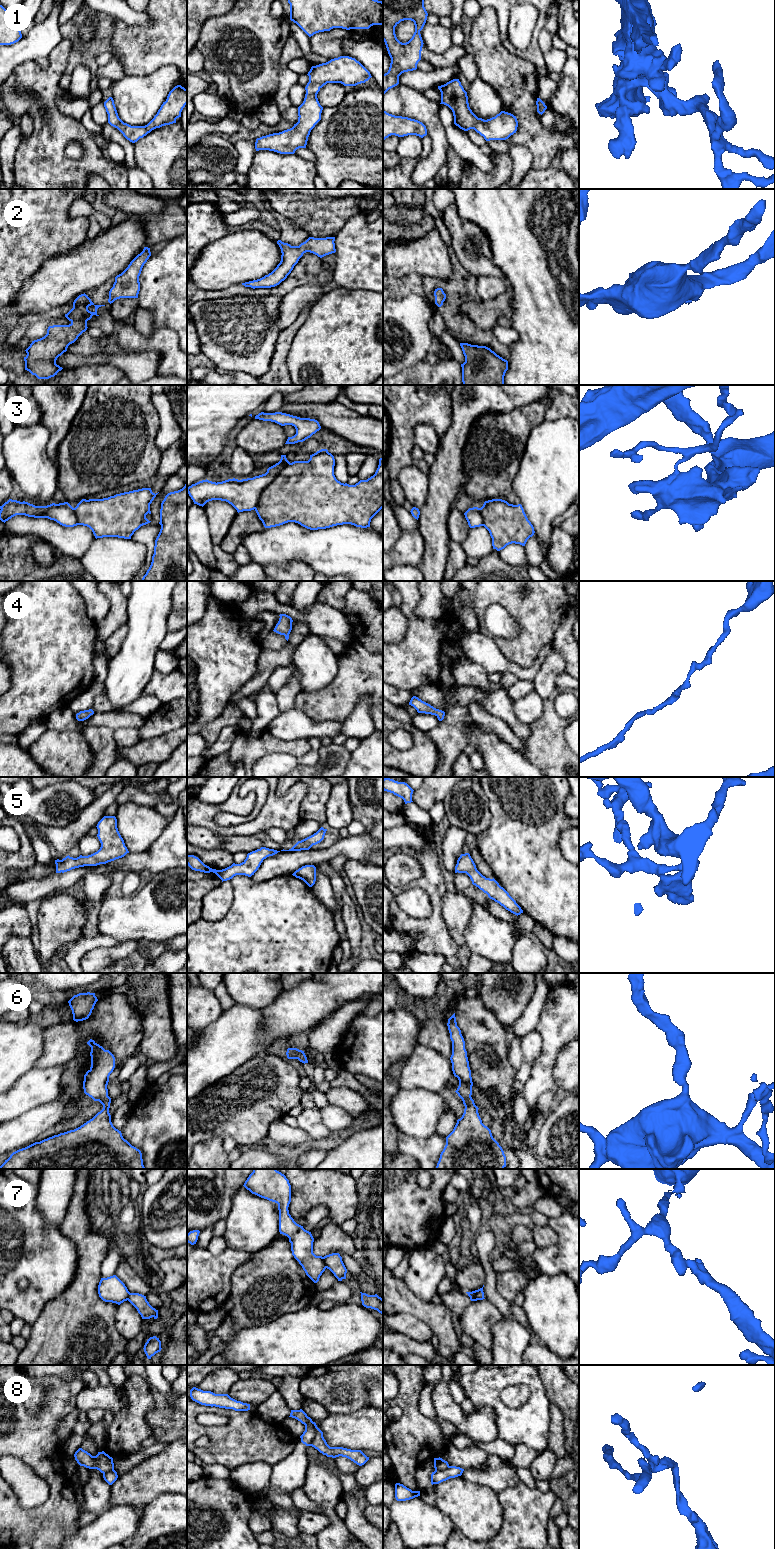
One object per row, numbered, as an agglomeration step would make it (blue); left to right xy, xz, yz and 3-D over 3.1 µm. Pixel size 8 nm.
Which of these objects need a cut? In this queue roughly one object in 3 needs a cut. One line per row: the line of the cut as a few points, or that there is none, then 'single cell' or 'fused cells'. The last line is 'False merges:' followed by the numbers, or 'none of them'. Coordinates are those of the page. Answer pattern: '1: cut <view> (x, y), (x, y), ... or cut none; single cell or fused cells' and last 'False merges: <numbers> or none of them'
1: cut none; single cell
2: cut none; single cell
3: cut xz (289, 462), (261, 492), (258, 503), (254, 508); fused cells
4: cut none; single cell
5: cut none; single cell
6: cut none; single cell
7: cut xz (322, 1257), (326, 1267); fused cells
8: cut xz (305, 1414), (314, 1431), (314, 1438), (309, 1445); fused cells
False merges: 3, 7, 8

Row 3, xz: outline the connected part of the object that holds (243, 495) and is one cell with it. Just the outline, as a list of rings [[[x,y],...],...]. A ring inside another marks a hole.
[[[286,455],[275,465],[269,467],[265,474],[247,479],[228,479],[222,482],[202,480],[187,488],[187,493],[194,504],[204,506],[212,500],[226,501],[237,512],[254,510],[258,504],[261,492],[266,489],[290,462]]]

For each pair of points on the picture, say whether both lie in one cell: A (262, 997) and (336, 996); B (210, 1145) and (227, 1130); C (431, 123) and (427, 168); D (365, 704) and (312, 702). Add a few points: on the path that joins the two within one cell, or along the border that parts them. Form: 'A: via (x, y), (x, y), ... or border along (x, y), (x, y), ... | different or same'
A: border along (283, 989), (271, 1003), (262, 1008) | different
B: border along (222, 1138), (209, 1137), (197, 1143) | different
C: via (437, 134), (437, 157) | same
D: border along (371, 697), (364, 695), (350, 714), (341, 721) | different

